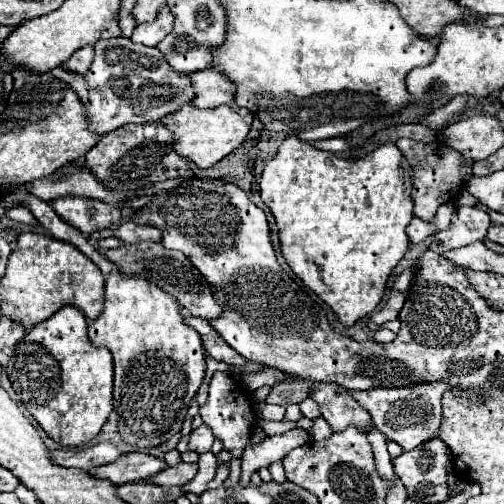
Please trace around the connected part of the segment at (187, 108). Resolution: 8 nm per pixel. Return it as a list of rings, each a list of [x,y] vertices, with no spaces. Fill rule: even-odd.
[[[185,104],[179,108],[179,112],[173,112],[171,116],[165,116],[161,124],[165,124],[173,136],[173,148],[181,156],[185,156],[191,164],[197,168],[211,168],[219,160],[223,160],[227,154],[231,154],[241,142],[245,140],[249,128],[251,128],[253,116],[249,112],[241,112],[233,106],[217,106],[211,110],[199,110],[193,104]]]

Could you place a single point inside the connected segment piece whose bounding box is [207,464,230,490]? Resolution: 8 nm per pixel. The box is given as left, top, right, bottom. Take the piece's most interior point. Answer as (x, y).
(222, 472)

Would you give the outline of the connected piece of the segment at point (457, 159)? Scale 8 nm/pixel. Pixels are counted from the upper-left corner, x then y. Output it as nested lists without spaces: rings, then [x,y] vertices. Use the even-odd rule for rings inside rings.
[[[401,138],[395,144],[401,150],[401,154],[405,156],[405,160],[409,160],[409,166],[413,170],[413,176],[411,176],[413,214],[421,220],[433,222],[437,208],[445,202],[451,202],[457,196],[457,192],[465,186],[463,180],[467,176],[471,176],[471,166],[467,162],[463,162],[463,156],[459,152],[451,150],[443,142],[421,144],[421,142],[415,142],[411,138]]]

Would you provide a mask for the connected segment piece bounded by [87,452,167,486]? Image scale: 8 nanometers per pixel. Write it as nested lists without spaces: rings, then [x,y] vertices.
[[[129,452],[129,454],[119,456],[119,460],[111,462],[111,464],[103,464],[103,466],[91,468],[87,472],[95,478],[111,480],[113,484],[119,486],[119,484],[127,484],[127,482],[145,480],[145,478],[161,472],[163,468],[167,468],[167,464],[161,458],[153,458],[153,456],[141,454],[141,452]]]

